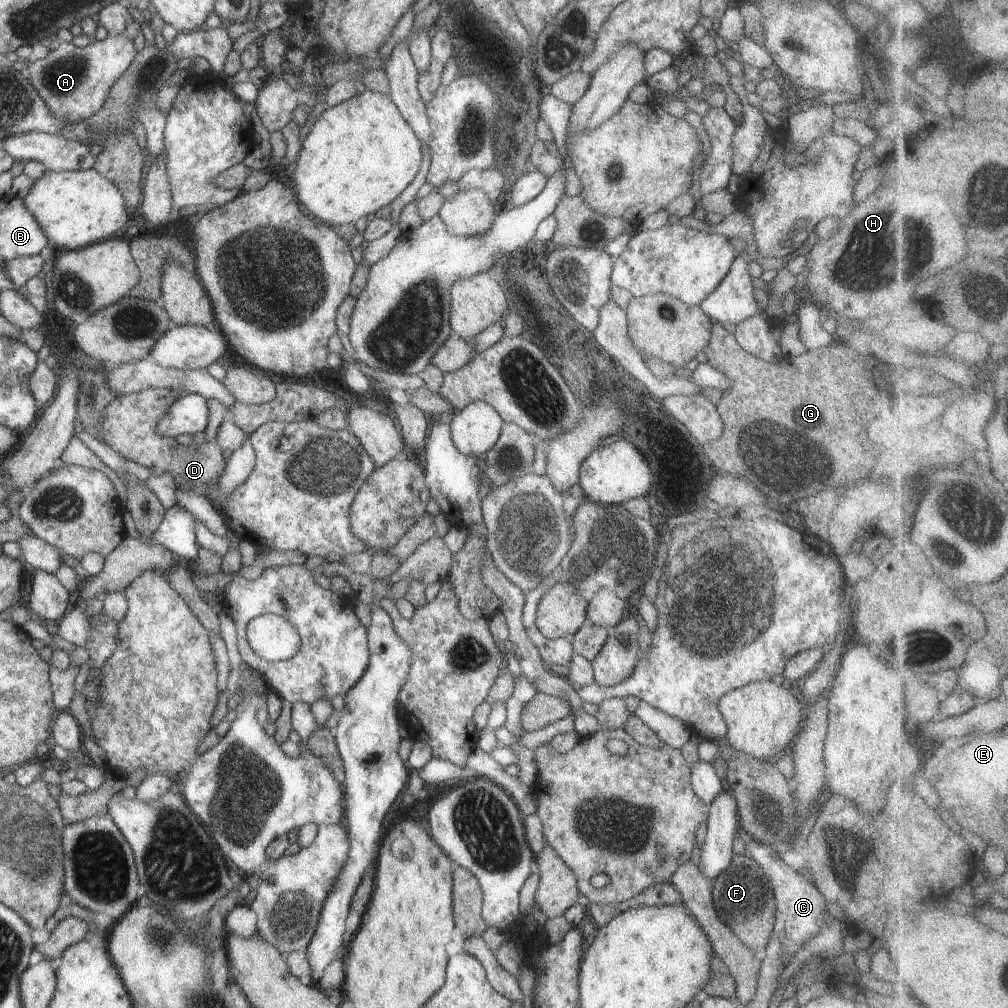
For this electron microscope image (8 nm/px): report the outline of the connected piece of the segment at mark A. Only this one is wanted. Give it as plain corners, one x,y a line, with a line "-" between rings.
110,34
102,41
93,40
87,47
62,40
45,58
27,62
25,75
56,117
77,123
95,115
105,105
109,88
128,70
136,55
134,42

